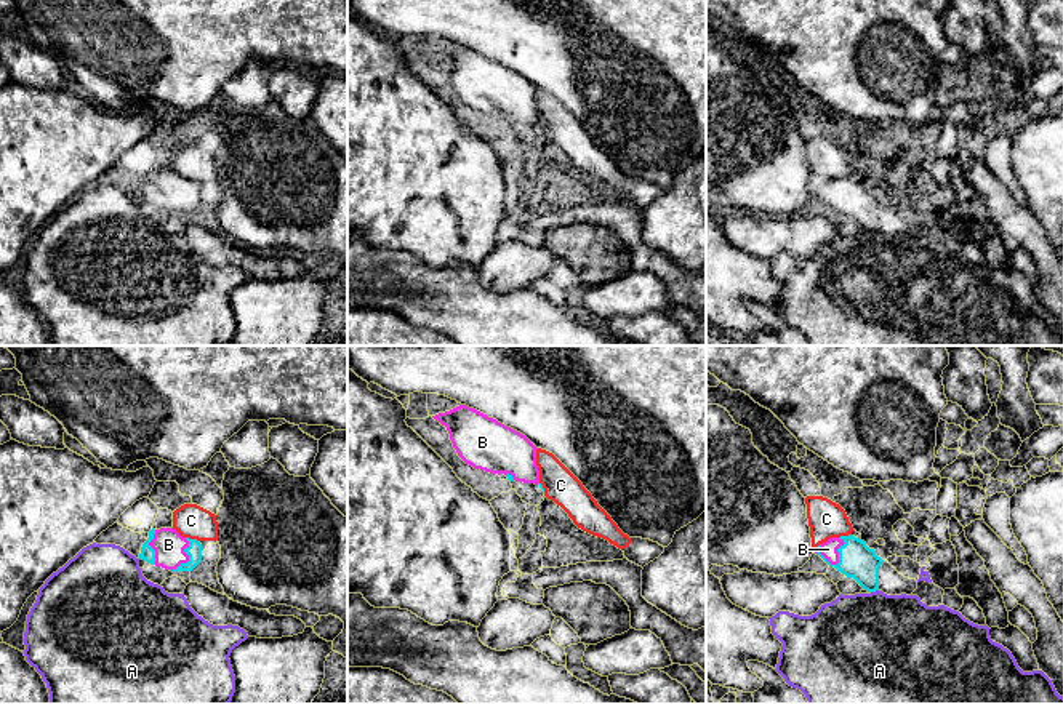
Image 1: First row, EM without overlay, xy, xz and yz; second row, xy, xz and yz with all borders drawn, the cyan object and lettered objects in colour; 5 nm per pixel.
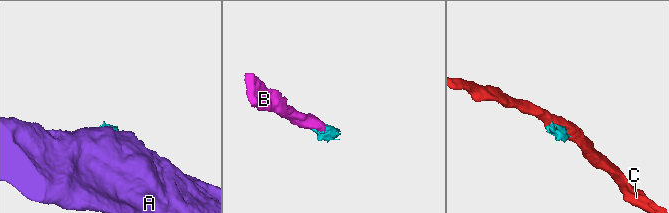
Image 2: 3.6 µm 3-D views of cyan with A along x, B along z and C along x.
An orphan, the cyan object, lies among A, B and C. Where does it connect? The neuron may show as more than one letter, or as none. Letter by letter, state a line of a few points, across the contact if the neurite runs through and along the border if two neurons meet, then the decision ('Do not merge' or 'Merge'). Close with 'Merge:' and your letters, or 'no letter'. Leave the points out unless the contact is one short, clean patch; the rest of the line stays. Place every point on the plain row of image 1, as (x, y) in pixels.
A: Line: yz (878, 231), (871, 234). Do not merge
B: Line: yz (857, 202), (839, 202), (828, 191). Merge
C: Line: xy (186, 178), (199, 183). Do not merge
Merge: B

